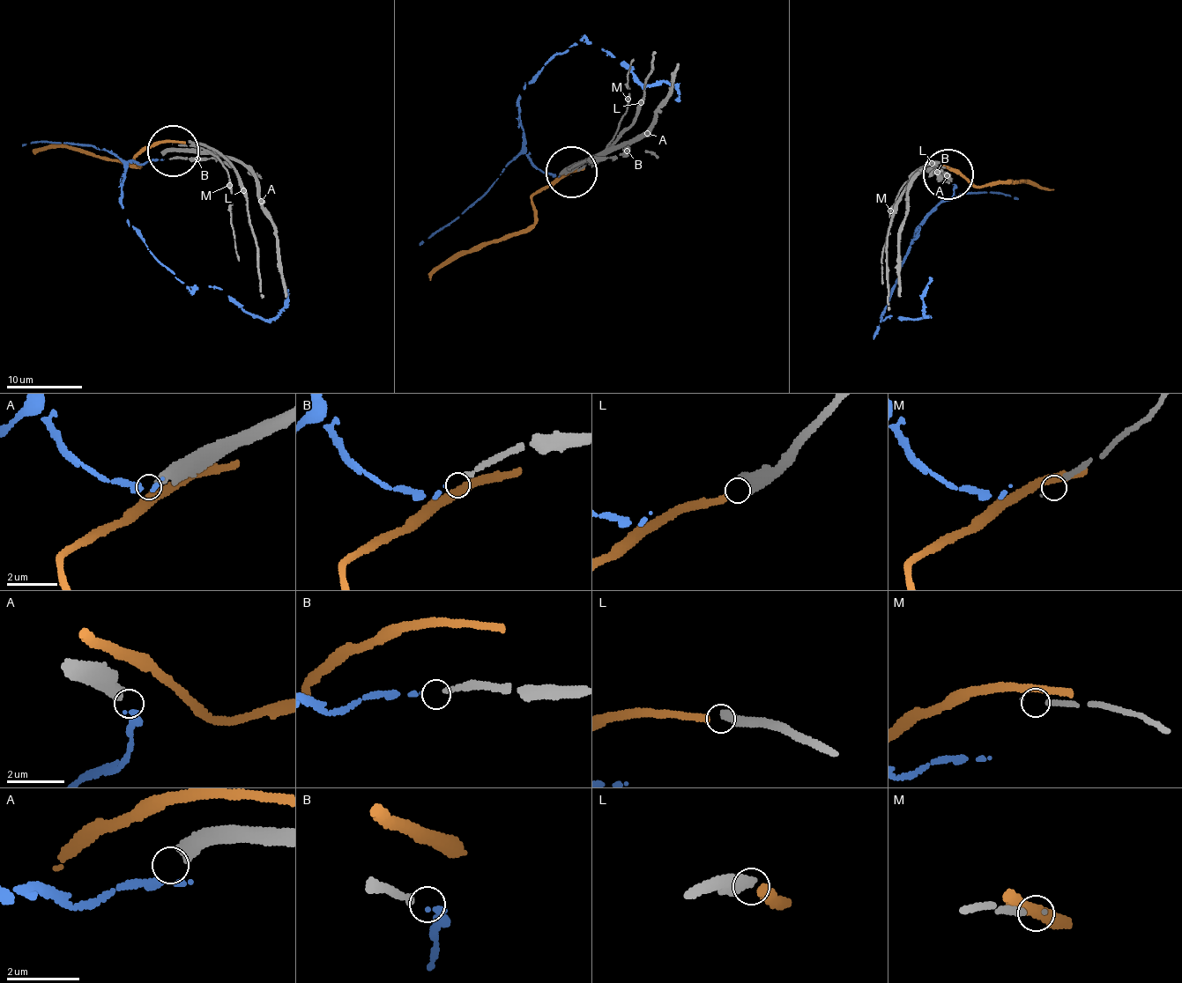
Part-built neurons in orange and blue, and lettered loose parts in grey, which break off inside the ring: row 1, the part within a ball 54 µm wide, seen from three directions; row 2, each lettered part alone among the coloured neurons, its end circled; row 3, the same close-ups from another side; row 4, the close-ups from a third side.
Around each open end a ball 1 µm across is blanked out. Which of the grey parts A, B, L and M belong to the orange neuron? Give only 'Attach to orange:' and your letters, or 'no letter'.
Attach to orange: L

